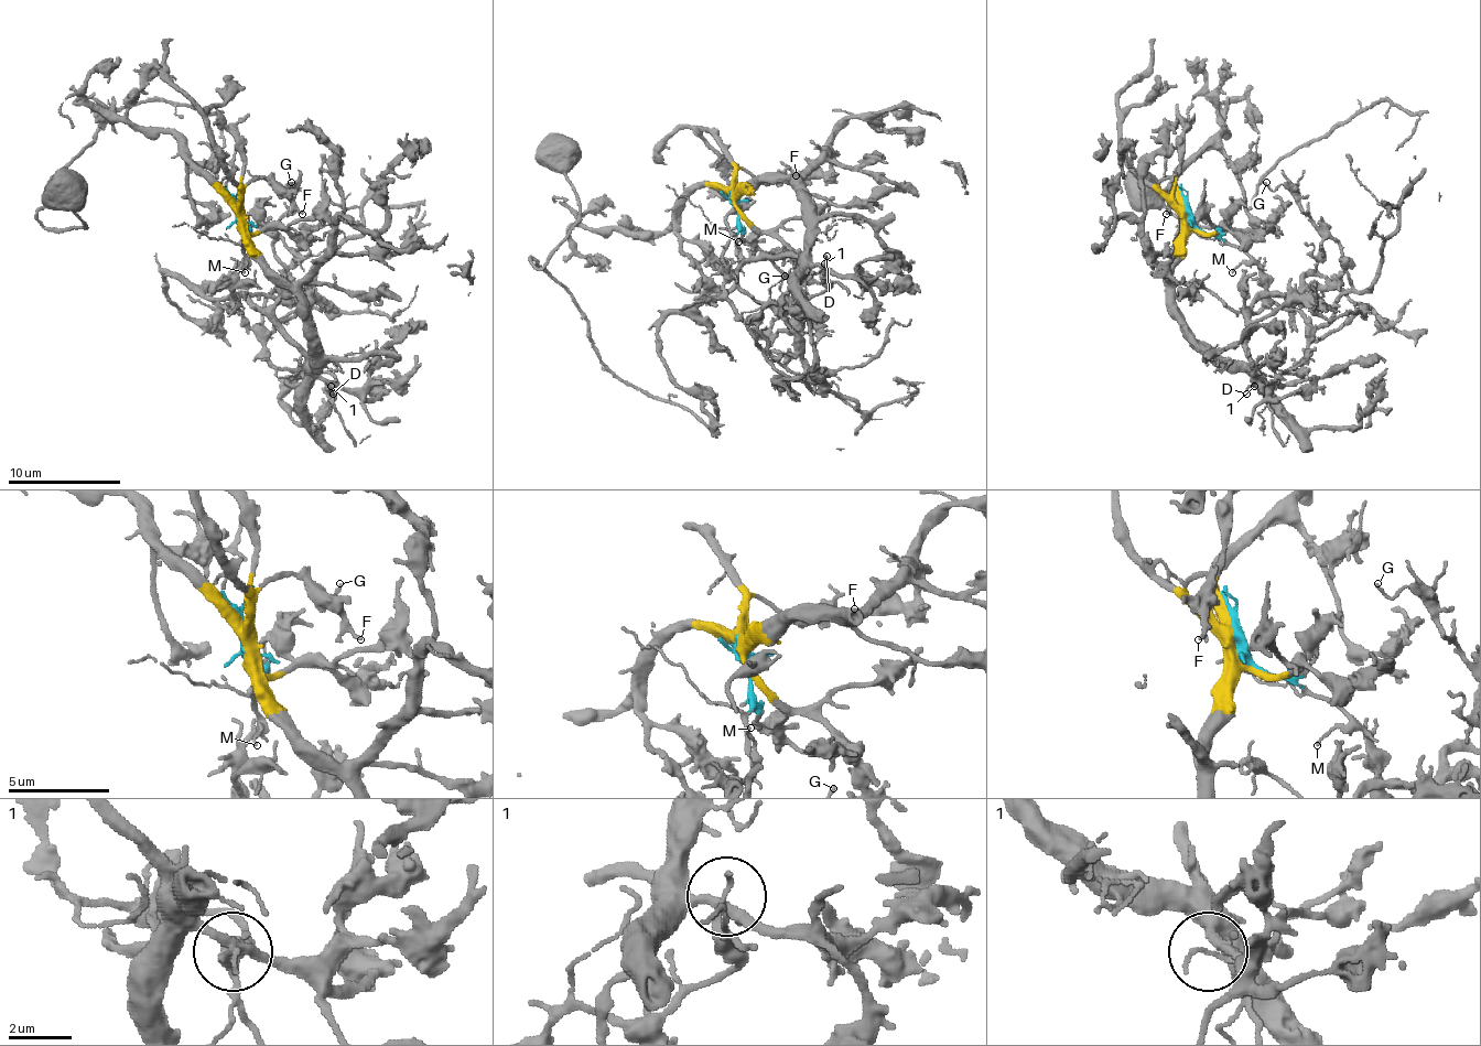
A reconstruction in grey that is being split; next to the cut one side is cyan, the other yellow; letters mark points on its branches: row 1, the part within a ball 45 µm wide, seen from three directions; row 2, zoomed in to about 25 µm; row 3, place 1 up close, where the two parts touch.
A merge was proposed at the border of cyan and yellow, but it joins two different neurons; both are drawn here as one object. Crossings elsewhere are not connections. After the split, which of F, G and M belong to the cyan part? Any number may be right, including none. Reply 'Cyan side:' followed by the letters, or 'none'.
Cyan side: G, M

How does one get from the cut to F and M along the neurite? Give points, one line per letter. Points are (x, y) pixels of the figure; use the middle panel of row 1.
F: (732, 196), (732, 182), (741, 168), (763, 179), (797, 176)
M: (732, 196), (737, 213), (737, 240)

